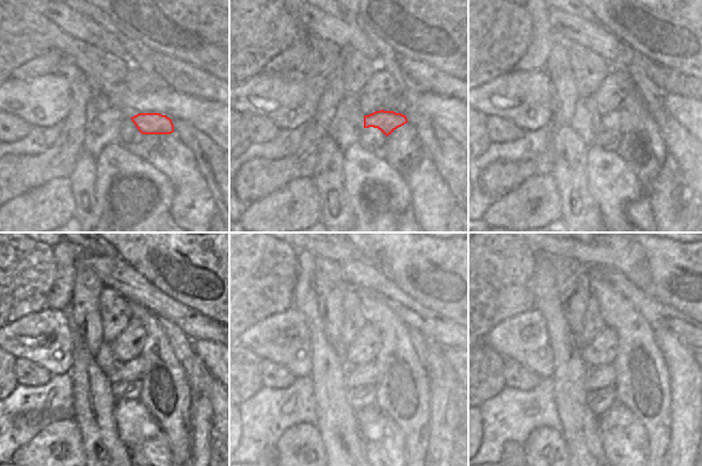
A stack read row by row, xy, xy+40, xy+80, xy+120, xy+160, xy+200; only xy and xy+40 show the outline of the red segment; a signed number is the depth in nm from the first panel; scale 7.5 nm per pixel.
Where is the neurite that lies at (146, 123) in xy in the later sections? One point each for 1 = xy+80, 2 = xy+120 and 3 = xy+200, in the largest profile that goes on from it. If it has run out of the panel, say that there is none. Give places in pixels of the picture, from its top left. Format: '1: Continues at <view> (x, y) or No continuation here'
1: Continues at xy+80 (611, 122)
2: Continues at xy+120 (132, 370)
3: Continues at xy+200 (597, 378).

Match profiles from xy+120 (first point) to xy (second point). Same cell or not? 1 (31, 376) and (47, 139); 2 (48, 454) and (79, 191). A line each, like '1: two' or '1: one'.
1: two
2: two

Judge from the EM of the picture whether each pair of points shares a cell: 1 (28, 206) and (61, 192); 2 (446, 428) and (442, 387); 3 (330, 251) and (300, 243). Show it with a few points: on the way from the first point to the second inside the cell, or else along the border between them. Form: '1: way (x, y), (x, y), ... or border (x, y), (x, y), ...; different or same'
1: way (36, 204), (44, 198), (52, 197); same
2: way (444, 418), (444, 397); same
3: way (322, 248), (307, 243); same

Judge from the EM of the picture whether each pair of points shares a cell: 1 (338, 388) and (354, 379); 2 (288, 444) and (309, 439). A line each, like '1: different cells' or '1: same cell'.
1: different cells
2: same cell

